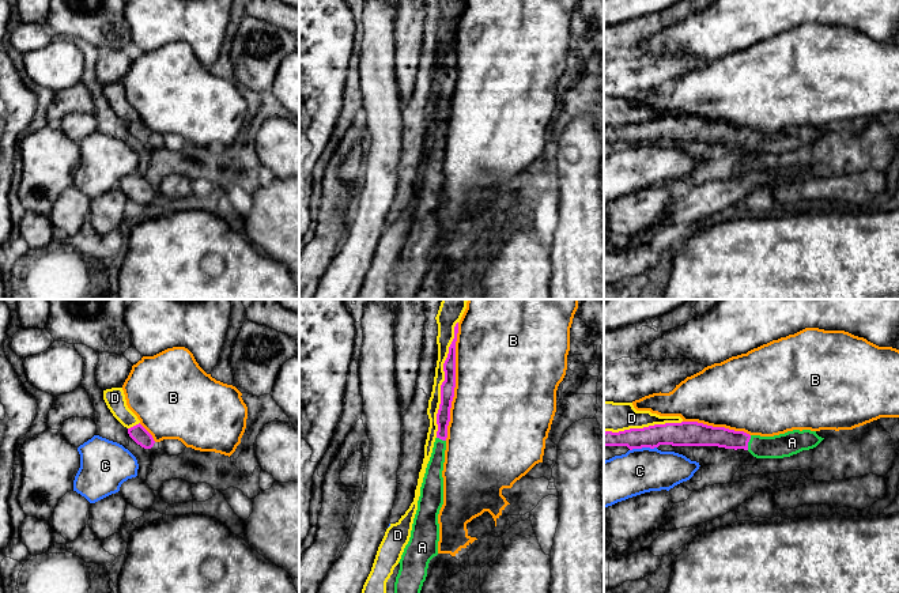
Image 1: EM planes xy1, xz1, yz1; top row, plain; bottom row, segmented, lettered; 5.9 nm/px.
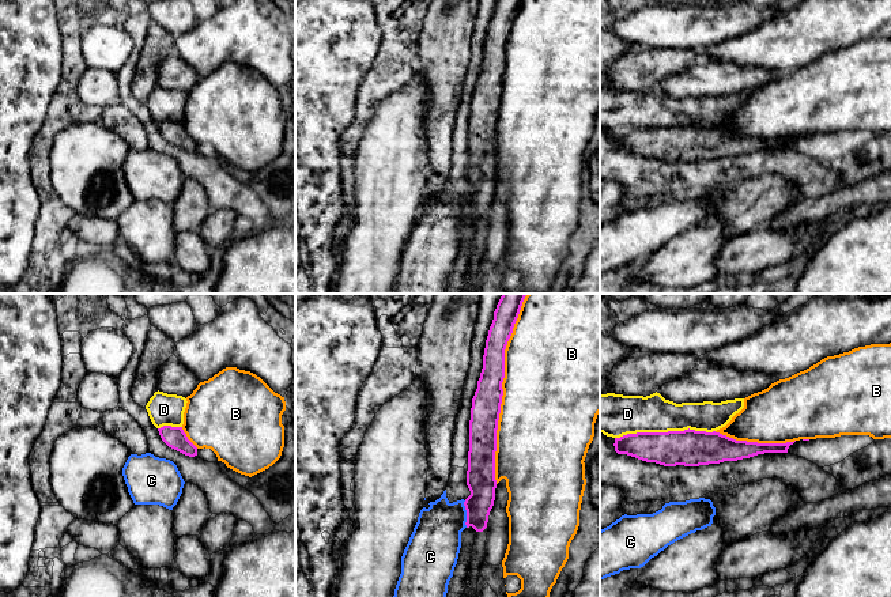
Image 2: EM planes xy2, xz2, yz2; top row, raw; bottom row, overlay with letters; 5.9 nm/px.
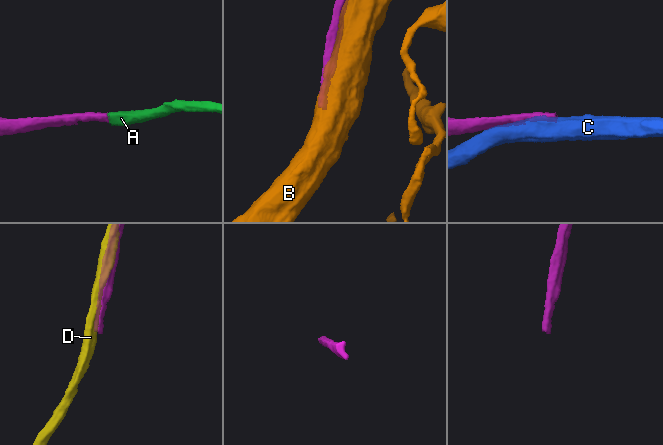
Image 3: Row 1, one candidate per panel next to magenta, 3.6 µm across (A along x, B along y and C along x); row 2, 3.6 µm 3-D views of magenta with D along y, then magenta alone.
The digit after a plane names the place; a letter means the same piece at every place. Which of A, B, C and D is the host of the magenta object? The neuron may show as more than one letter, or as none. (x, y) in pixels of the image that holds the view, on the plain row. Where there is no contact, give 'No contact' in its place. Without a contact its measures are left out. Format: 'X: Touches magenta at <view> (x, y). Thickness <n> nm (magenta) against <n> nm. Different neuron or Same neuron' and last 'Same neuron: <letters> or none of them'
A: Touches magenta at yz1 (748, 136). Thickness 130 nm (magenta) against 140 nm. Same neuron
B: Touches magenta at xz2 (502, 90). Thickness 180 nm (magenta) against 500 nm. Different neuron
C: Touches magenta at yz1 (642, 142). Thickness 140 nm (magenta) against 260 nm. Different neuron
D: Touches magenta at xz1 (445, 75). Thickness 80 nm (magenta) against 90 nm. Different neuron
Same neuron: A

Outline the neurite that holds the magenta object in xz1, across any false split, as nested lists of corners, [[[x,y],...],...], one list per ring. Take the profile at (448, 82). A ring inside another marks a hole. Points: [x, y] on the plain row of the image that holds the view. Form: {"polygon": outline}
{"polygon": [[[458,18],[454,22],[454,34],[443,58],[445,76],[441,80],[441,99],[437,109],[437,133],[426,163],[418,205],[413,214],[411,233],[400,254],[400,265],[394,277],[394,291],[388,299],[412,299],[420,290],[427,272],[430,256],[438,250],[439,219],[438,209],[443,200],[443,158],[450,117],[450,103],[456,83],[456,37]]]}

